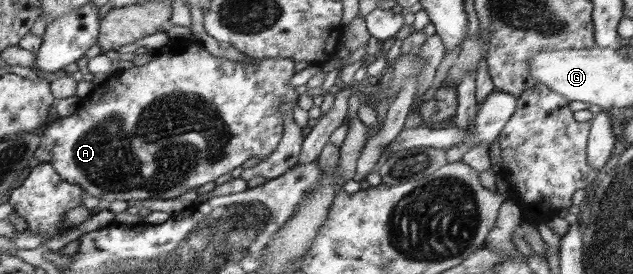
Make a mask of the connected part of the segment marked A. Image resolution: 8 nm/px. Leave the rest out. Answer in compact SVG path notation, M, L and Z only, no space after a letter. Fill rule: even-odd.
M191 40L174 41L162 46L153 59L143 66L134 66L129 69L123 69L115 72L108 80L96 88L88 97L83 99L77 112L71 116L60 118L48 128L41 131L43 138L41 146L35 150L32 163L49 163L61 174L63 180L70 181L71 184L82 185L86 192L91 196L96 196L103 203L108 204L114 200L135 200L138 203L142 200L169 200L185 194L190 190L202 191L211 187L215 180L223 174L229 174L231 170L239 168L243 162L258 162L265 160L275 148L279 146L282 136L285 134L285 124L283 116L285 113L291 113L293 107L297 105L299 94L296 88L289 86L289 81L295 76L295 61L287 58L274 59L254 59L247 57L249 62L237 62L222 57L211 55L203 44ZM284 103L289 108L279 108Z

